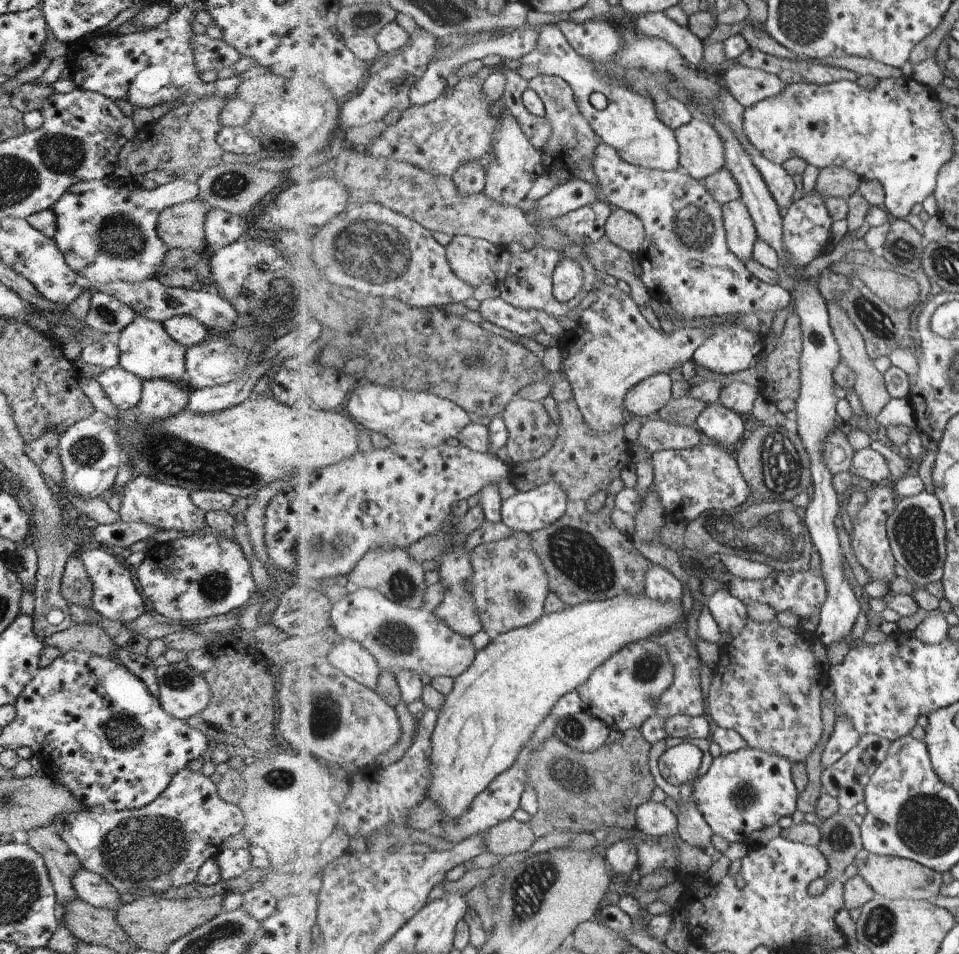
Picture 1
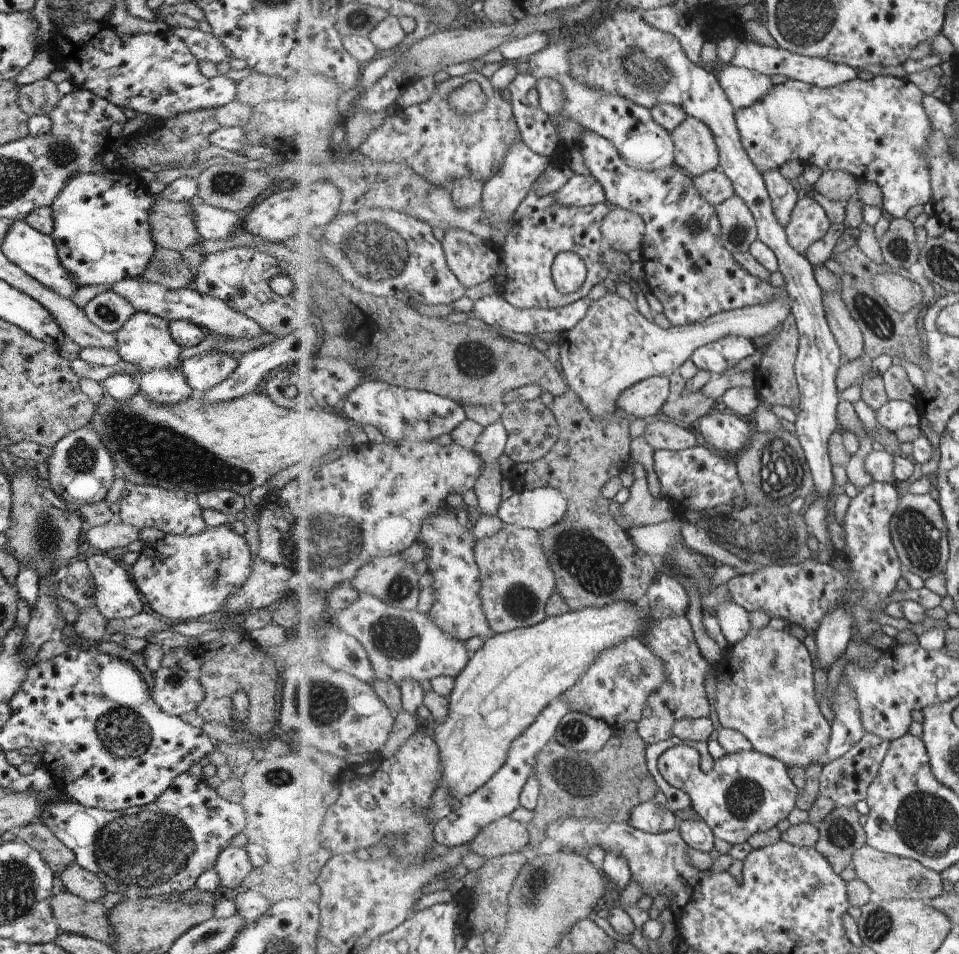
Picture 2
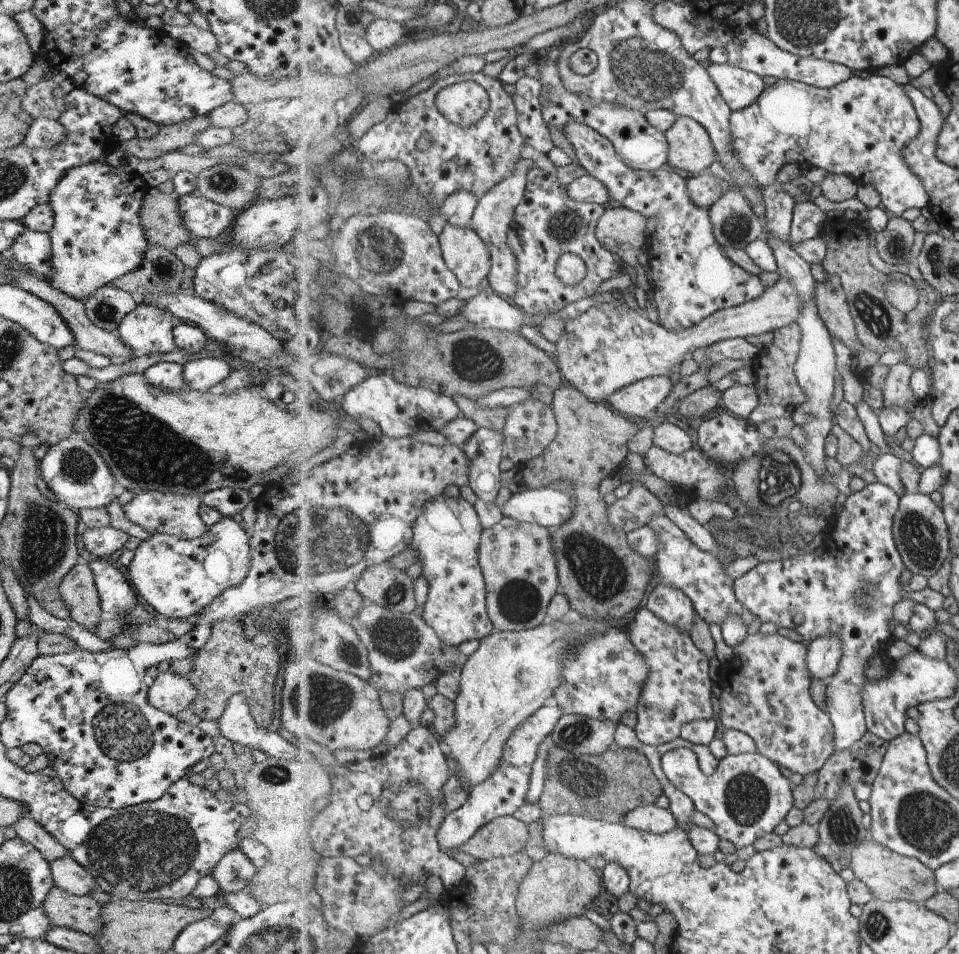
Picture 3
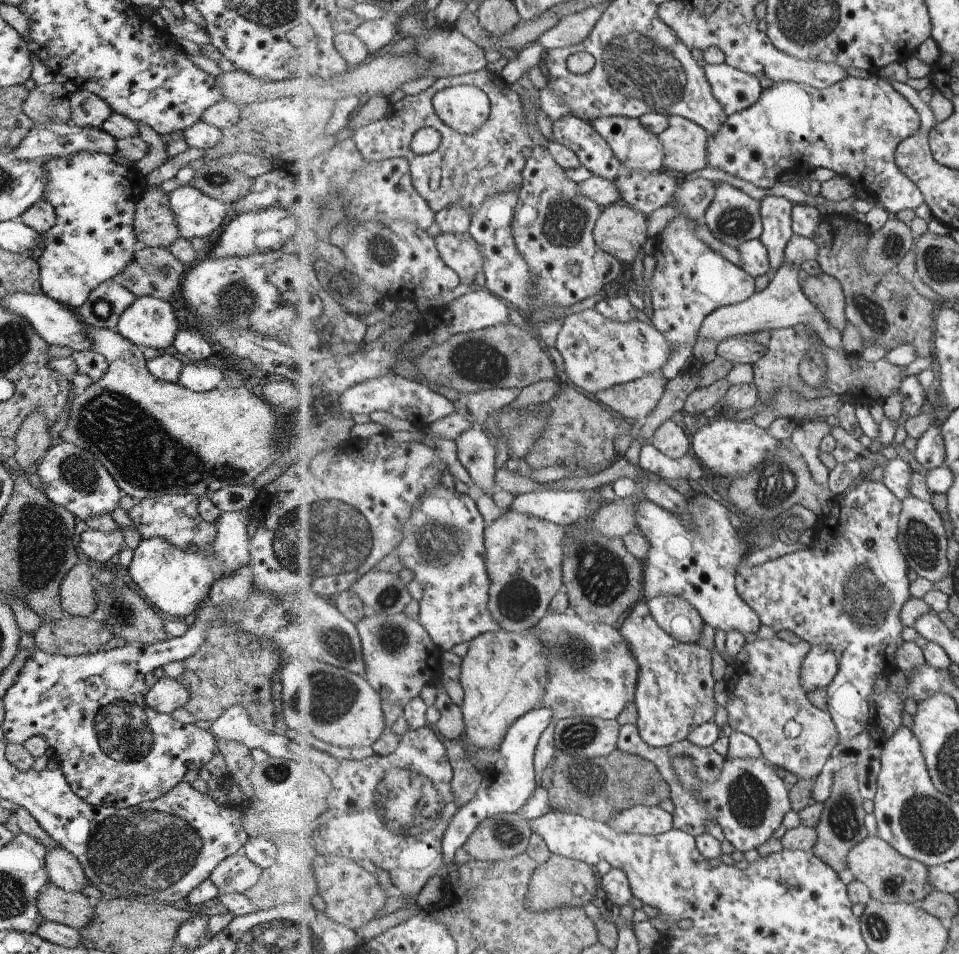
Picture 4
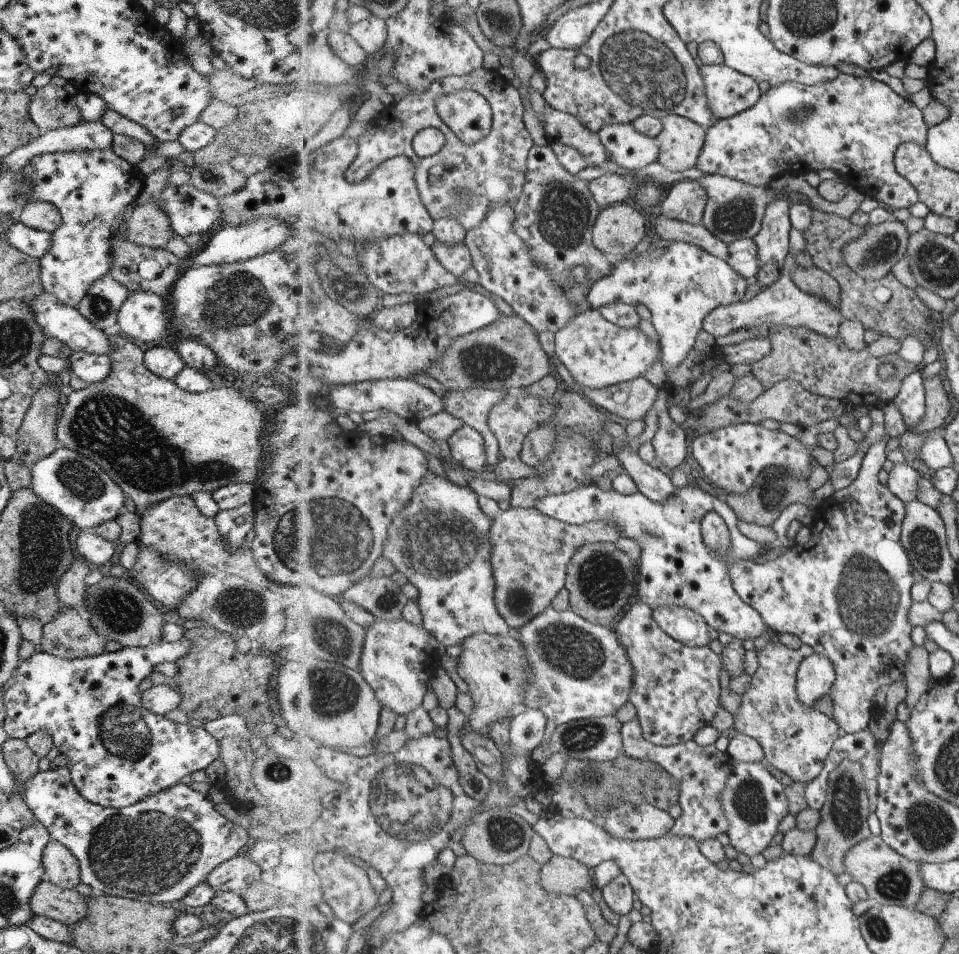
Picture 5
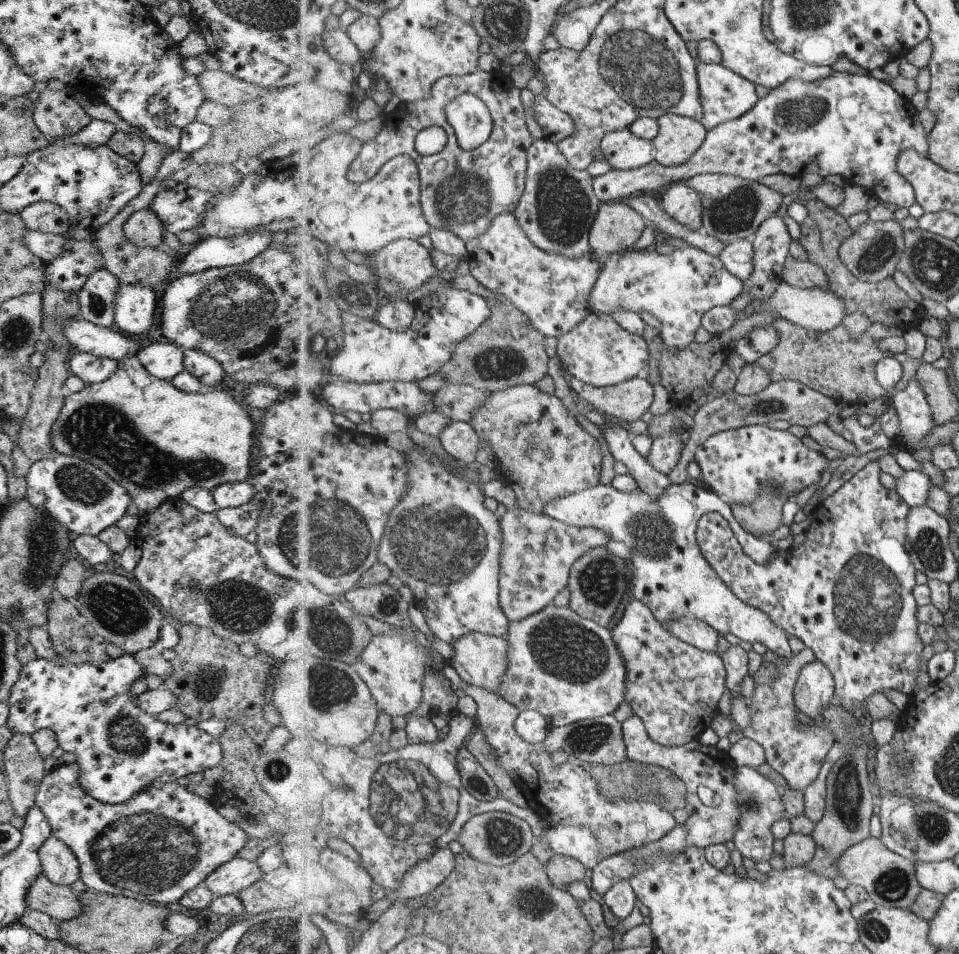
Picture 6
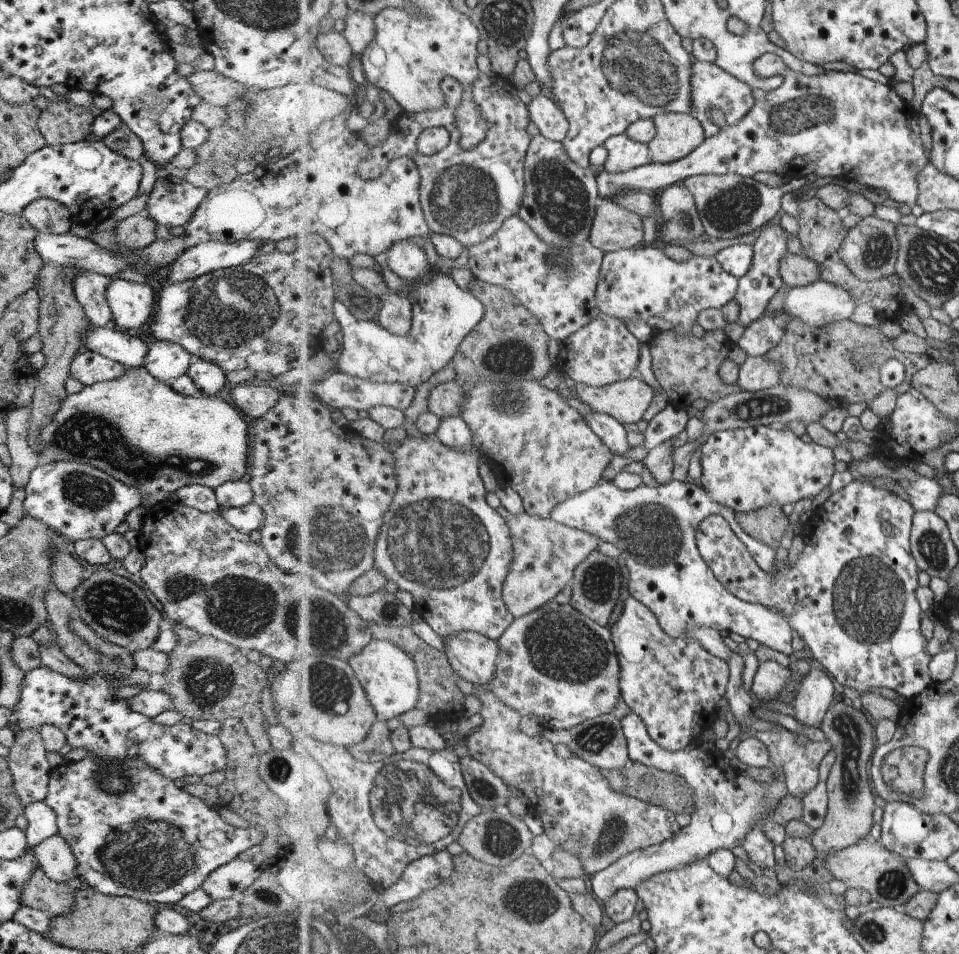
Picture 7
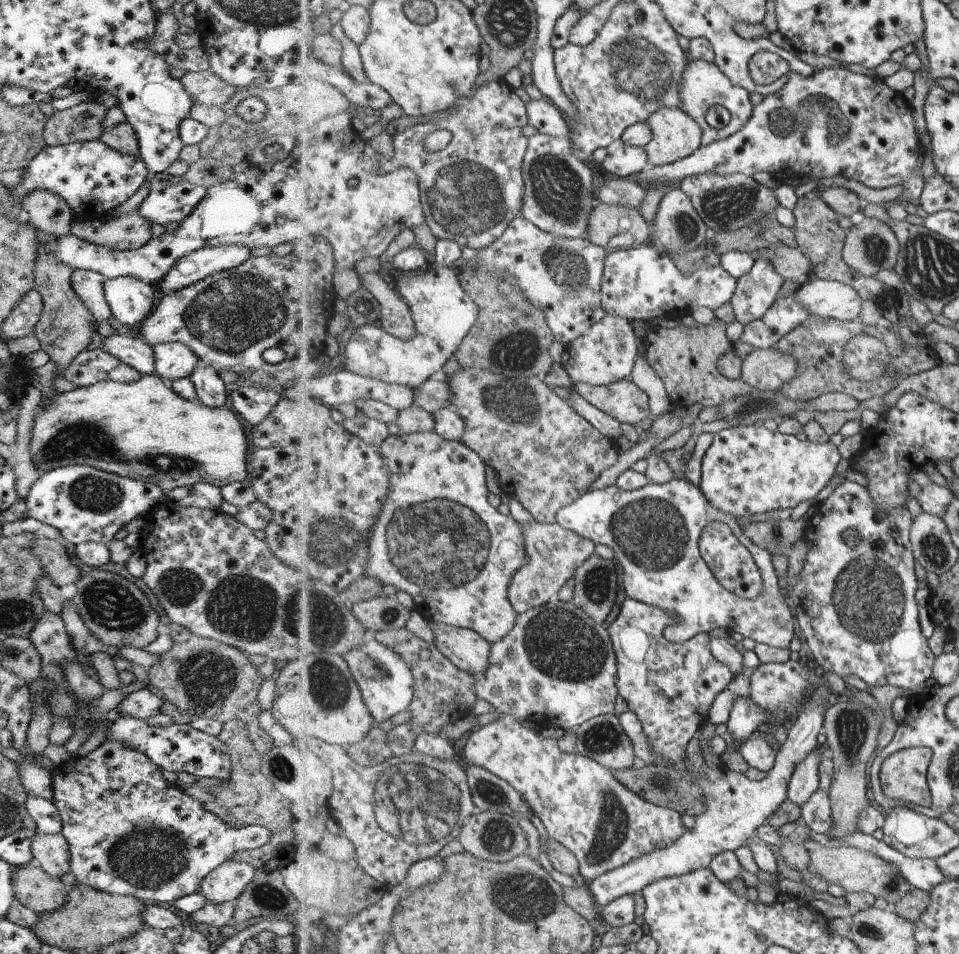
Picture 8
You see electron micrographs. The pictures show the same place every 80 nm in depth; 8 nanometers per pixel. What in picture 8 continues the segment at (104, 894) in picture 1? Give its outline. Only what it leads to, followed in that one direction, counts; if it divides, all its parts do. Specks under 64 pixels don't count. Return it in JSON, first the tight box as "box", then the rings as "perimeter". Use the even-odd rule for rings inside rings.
{"box":[28,833,68,878],"perimeter":[[[28,833],[32,857],[39,866],[52,877],[59,878],[68,870],[68,846],[59,833]]]}

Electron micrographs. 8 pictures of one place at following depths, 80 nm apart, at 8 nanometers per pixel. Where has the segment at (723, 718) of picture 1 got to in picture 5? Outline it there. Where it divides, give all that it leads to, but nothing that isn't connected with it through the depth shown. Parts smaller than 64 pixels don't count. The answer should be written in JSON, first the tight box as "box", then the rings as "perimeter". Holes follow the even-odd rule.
{"box":[735,642,843,784],"perimeter":[[[769,642],[765,648],[757,652],[759,667],[754,674],[751,674],[751,686],[742,695],[743,704],[736,717],[735,729],[760,742],[766,754],[765,761],[769,762],[772,768],[788,774],[795,783],[809,784],[822,774],[835,741],[843,733],[835,718],[815,708],[803,706],[799,700],[798,670],[803,660],[813,654],[815,654],[815,649],[808,644],[802,644],[798,649],[791,650],[779,642]]]}

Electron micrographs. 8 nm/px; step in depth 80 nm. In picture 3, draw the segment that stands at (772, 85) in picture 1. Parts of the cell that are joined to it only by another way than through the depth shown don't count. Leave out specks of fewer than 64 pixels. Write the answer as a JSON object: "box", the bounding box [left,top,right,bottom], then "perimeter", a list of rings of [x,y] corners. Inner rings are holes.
{"box":[707,62,767,112],"perimeter":[[[712,62],[707,70],[733,112],[757,102],[767,88],[762,76],[731,63]]]}

